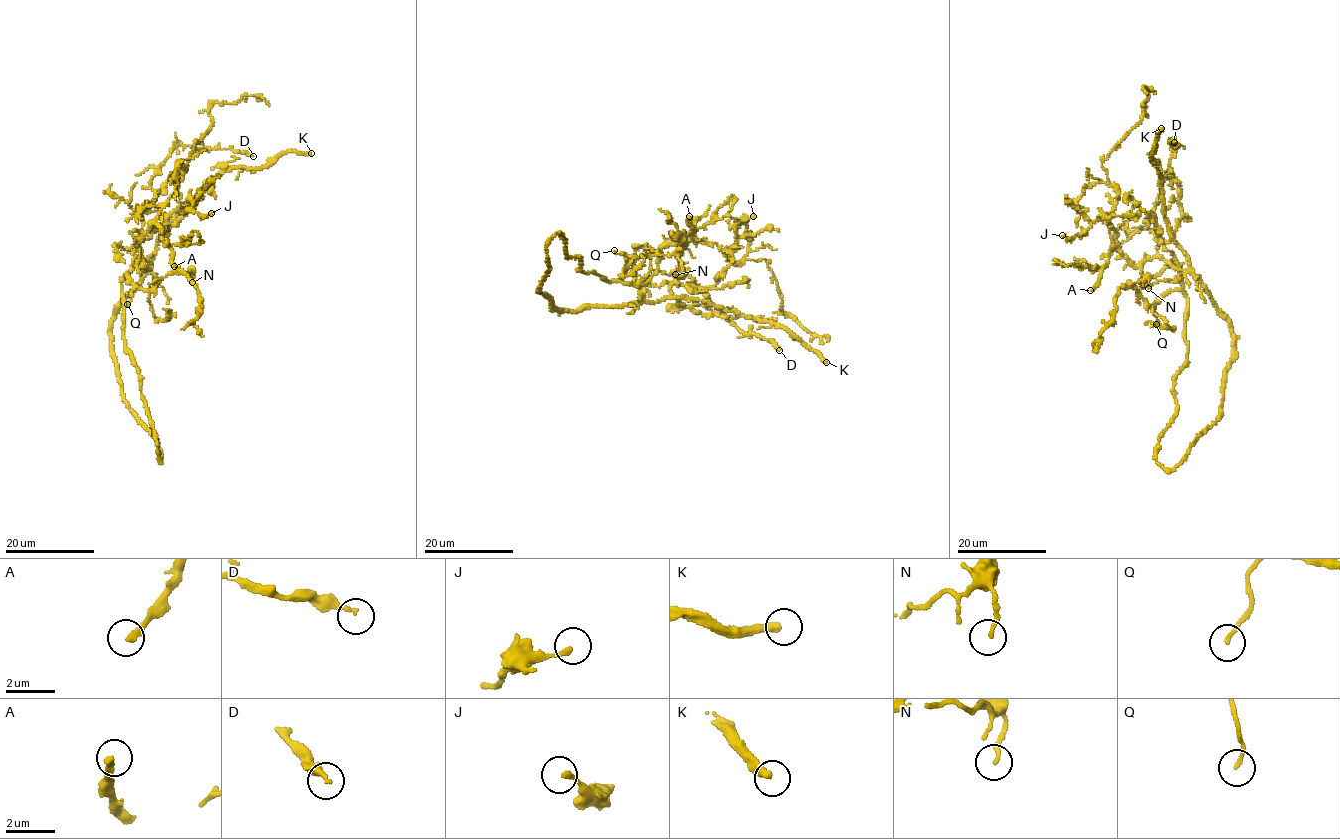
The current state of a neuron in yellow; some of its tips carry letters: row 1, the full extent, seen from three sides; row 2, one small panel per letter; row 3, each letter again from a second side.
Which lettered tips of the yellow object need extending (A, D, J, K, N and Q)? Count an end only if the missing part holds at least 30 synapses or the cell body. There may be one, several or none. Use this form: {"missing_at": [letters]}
{"missing_at": ["A", "K"]}

